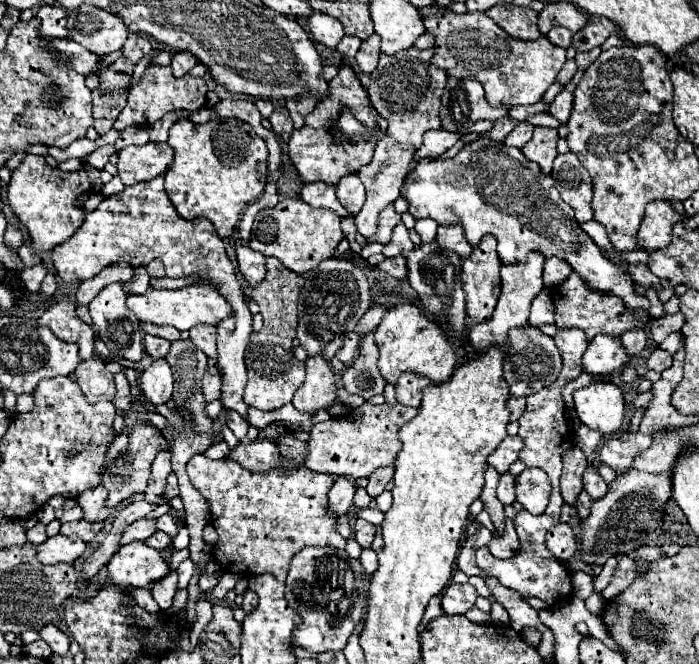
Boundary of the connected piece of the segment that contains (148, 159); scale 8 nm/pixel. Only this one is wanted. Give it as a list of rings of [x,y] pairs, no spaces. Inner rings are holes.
[[[147,143],[143,147],[125,147],[119,153],[119,177],[125,185],[151,181],[163,175],[173,163],[173,149],[169,143]]]

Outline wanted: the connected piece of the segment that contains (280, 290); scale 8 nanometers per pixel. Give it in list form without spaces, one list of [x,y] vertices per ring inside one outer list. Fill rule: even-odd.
[[[267,259],[265,279],[253,287],[251,299],[259,305],[263,315],[263,329],[251,335],[251,341],[245,349],[247,363],[247,387],[245,403],[261,411],[273,411],[291,403],[295,391],[305,379],[305,363],[293,355],[293,339],[297,329],[297,299],[303,289],[303,277],[283,267],[279,259]]]

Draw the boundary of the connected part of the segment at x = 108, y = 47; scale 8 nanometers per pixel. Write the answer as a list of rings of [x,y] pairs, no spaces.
[[[89,5],[69,11],[67,27],[71,39],[97,55],[107,55],[121,49],[129,35],[127,25],[117,15]]]

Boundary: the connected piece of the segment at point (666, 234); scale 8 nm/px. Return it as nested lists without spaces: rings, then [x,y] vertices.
[[[669,201],[649,203],[637,233],[639,245],[647,251],[667,247],[667,243],[671,243],[671,229],[681,219],[683,215],[677,213]]]

